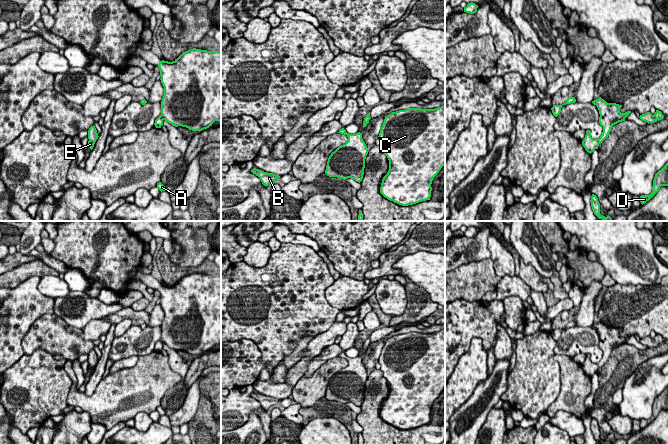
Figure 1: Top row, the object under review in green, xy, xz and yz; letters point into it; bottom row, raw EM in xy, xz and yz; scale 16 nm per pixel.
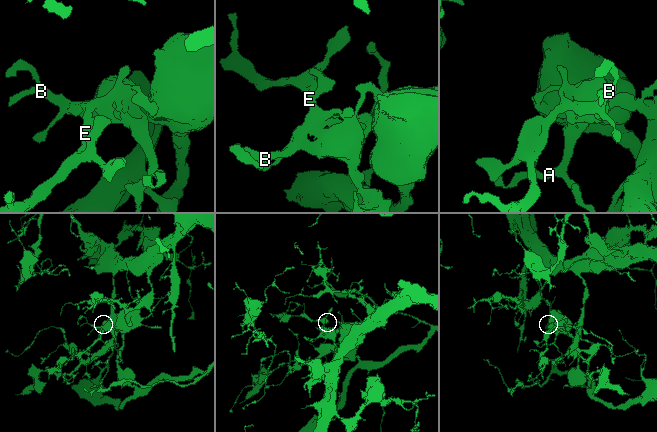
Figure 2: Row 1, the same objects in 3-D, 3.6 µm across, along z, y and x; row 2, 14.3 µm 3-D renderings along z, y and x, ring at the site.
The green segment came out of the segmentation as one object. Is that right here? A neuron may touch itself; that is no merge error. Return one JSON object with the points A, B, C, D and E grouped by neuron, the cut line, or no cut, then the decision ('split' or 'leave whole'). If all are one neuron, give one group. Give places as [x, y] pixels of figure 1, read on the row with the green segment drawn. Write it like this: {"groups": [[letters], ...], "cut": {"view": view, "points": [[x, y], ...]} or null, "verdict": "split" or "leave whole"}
{"groups": [["A", "B", "D", "E"], ["C"]], "cut": {"view": "yz", "points": [[568, 98], [567, 103]]}, "verdict": "split"}

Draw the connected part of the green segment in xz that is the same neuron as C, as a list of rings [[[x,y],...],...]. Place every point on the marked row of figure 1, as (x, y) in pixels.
[[[445,105],[435,109],[409,108],[392,112],[385,117],[378,137],[389,160],[389,170],[382,179],[380,193],[402,206],[430,200],[432,181],[445,165]]]

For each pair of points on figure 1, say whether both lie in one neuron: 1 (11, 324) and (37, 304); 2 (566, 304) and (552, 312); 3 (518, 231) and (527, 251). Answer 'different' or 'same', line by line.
1: same
2: same
3: same

